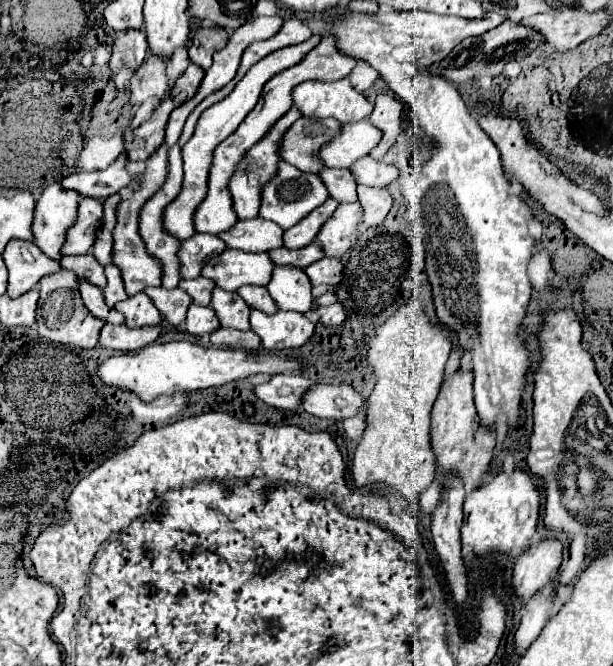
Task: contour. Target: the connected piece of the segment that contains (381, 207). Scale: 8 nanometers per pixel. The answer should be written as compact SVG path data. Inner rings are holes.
M358 185L358 201L364 207L364 215L362 215L364 227L380 225L386 219L388 209L392 205L388 189L382 189L382 187Z

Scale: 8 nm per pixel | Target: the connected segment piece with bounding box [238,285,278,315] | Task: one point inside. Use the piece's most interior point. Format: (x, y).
(257, 297)

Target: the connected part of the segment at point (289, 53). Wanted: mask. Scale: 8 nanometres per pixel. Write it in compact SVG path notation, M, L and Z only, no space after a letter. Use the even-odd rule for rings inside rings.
M312 35L308 41L286 47L286 49L278 49L276 53L266 55L262 61L258 61L254 67L250 67L250 71L246 73L246 77L236 85L236 91L232 91L226 99L222 99L220 103L216 103L214 107L208 107L208 111L202 113L202 117L198 119L196 131L192 135L192 139L182 147L182 157L184 157L184 183L182 183L182 191L180 195L166 207L164 211L164 229L178 237L178 239L190 239L196 229L192 227L192 215L196 213L196 207L204 201L204 195L208 195L208 167L212 163L212 155L216 151L216 147L228 137L232 135L232 131L236 131L236 127L246 119L246 115L252 111L252 107L256 107L260 95L262 95L262 87L266 81L270 81L276 73L296 65L298 61L304 59L306 53L310 53L316 45L320 43L320 35Z

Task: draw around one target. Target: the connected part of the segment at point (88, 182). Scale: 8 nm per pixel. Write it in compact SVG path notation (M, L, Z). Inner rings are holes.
M124 151L120 153L120 157L104 171L82 171L76 175L70 175L62 181L64 189L74 189L78 191L82 197L96 197L96 199L106 199L108 195L118 193L120 189L136 183L138 177L134 177L128 169L126 169L128 157L124 155Z

